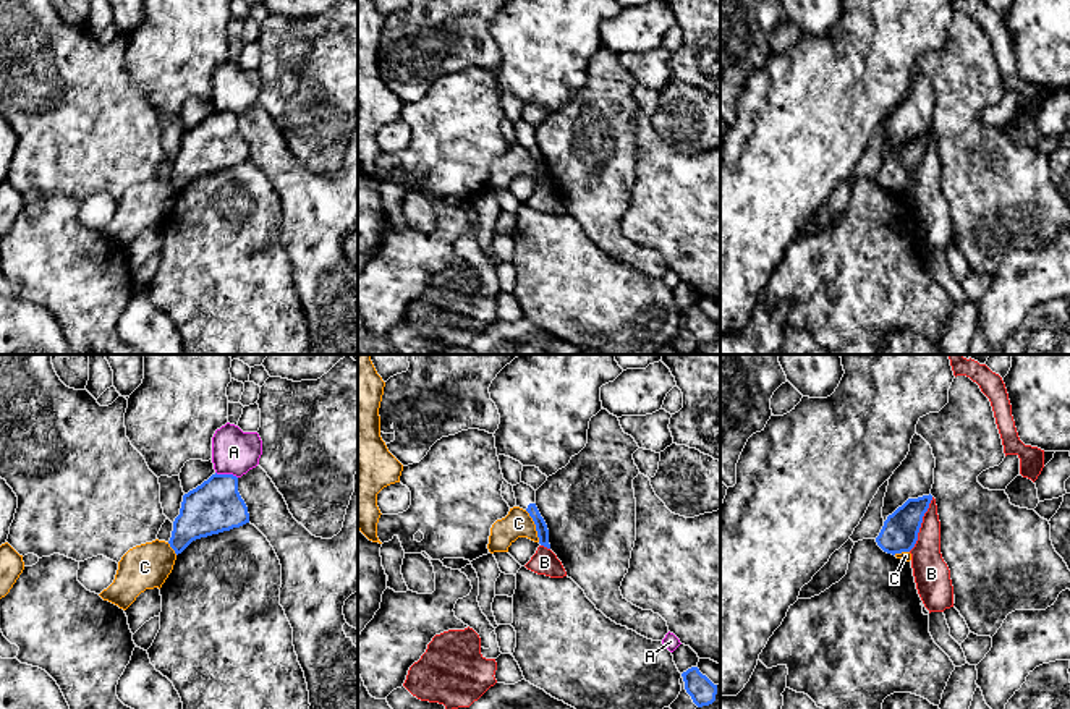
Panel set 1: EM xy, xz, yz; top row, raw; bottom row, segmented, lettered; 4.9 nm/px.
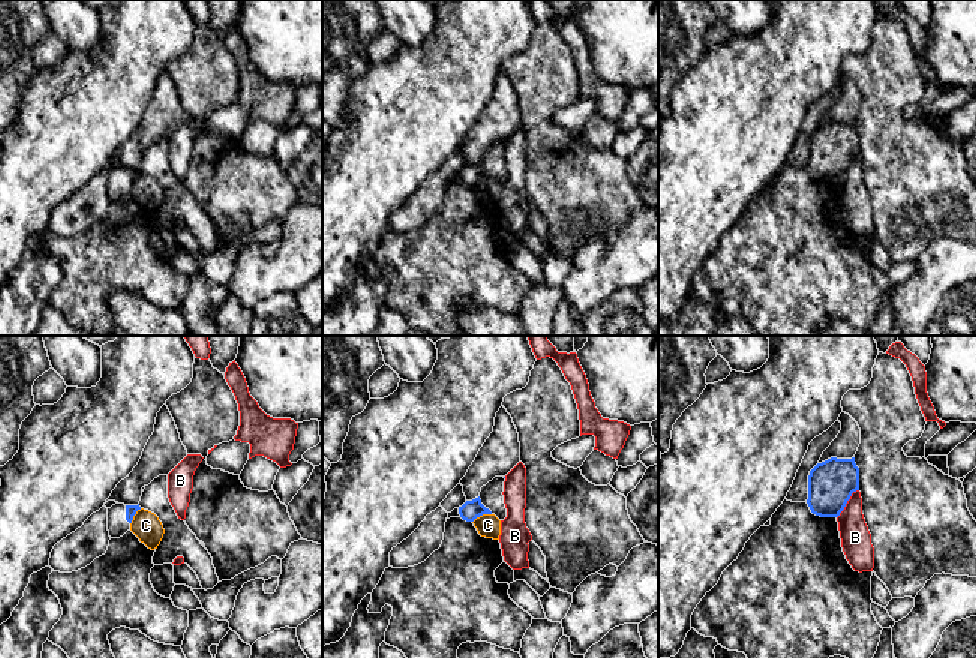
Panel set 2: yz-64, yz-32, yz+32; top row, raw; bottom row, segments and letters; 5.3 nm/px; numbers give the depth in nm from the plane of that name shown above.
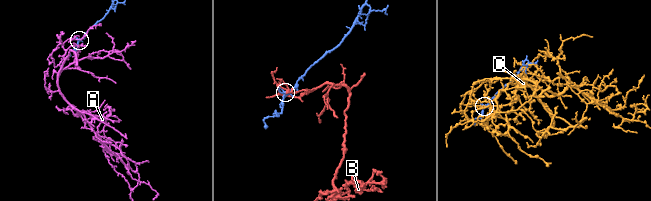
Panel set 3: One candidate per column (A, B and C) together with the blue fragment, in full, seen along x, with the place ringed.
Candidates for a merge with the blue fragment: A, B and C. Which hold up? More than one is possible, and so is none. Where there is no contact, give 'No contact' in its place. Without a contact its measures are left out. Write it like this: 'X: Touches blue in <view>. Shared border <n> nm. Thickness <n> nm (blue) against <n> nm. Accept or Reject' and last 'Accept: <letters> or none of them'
A: Touches blue in xy. Shared border 120 nm. Thickness 260 nm (blue) against 220 nm. Reject
B: Touches blue in yz. Shared border 300 nm. Thickness 180 nm (blue) against 180 nm. Reject
C: Touches blue in xz. Shared border 180 nm. Thickness 60 nm (blue) against 140 nm. Reject
Accept: none of them

